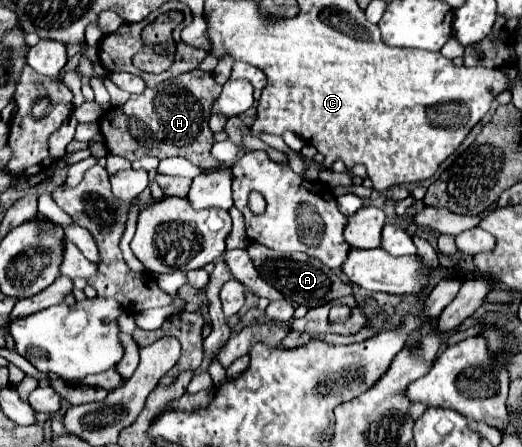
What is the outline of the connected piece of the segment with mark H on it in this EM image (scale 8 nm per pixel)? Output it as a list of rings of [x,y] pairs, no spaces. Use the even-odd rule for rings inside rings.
[[[192,70],[156,88],[146,88],[140,94],[132,94],[124,106],[110,108],[102,114],[102,138],[112,154],[124,156],[130,162],[142,156],[156,156],[158,160],[182,156],[204,170],[220,168],[222,162],[210,154],[214,146],[214,132],[208,126],[210,108],[220,90],[222,86],[214,80],[214,76],[202,70]]]

